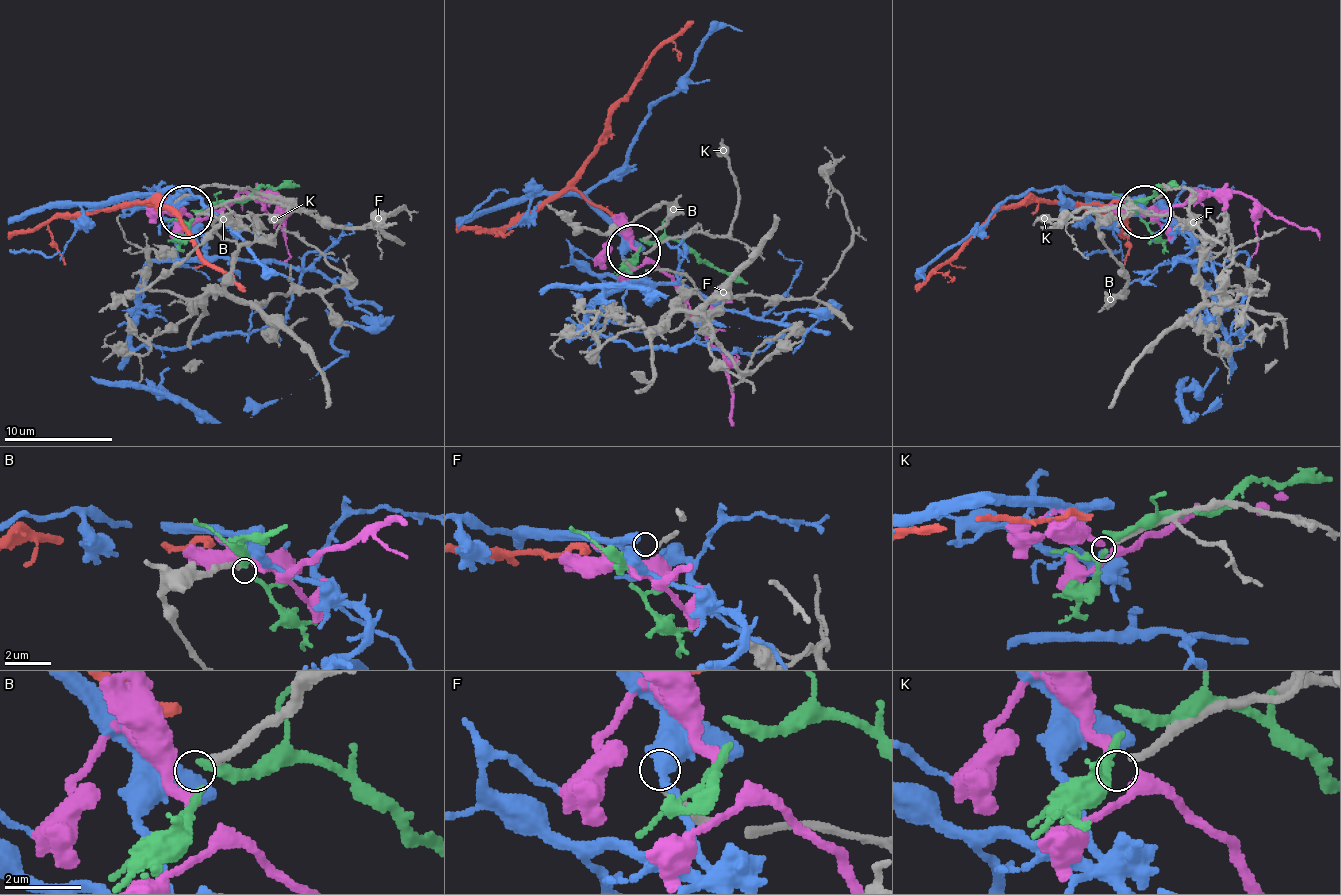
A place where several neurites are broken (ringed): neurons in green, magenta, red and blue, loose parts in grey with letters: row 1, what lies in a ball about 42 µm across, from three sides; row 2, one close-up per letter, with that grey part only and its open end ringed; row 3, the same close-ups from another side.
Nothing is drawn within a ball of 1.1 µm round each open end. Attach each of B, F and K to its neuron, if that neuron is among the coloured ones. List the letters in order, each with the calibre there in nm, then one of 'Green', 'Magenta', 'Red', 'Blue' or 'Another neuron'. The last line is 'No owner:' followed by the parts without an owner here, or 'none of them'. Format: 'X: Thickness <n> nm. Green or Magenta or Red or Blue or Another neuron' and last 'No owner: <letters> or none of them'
B: Thickness 200 nm. Another neuron
F: Thickness 200 nm. Another neuron
K: Thickness 200 nm. Another neuron
No owner: B, F, K

